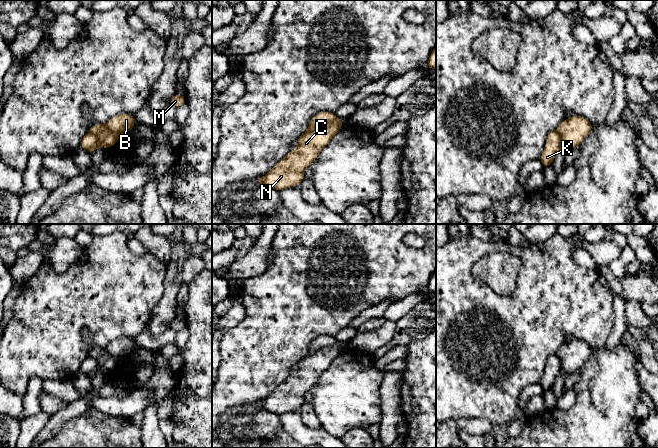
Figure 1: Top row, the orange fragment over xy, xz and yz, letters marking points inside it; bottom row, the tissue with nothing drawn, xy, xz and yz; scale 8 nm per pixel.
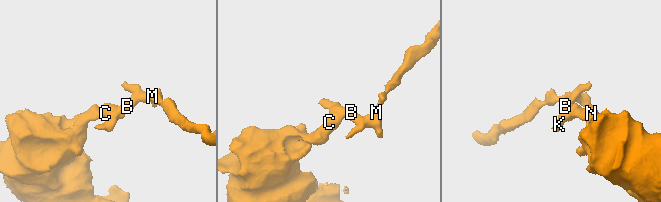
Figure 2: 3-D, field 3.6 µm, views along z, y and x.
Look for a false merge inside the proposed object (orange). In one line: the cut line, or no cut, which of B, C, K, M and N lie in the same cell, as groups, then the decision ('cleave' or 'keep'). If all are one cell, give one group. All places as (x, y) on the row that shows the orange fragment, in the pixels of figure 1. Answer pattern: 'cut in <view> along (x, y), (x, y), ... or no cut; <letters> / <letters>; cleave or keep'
cut in xz along (338, 118), (322, 122), (308, 130); B K M / C N; cleave

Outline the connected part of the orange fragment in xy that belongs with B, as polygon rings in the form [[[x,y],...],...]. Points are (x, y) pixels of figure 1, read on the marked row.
[[[119,114],[111,118],[106,124],[106,128],[117,134],[128,133],[135,126],[134,115]]]

